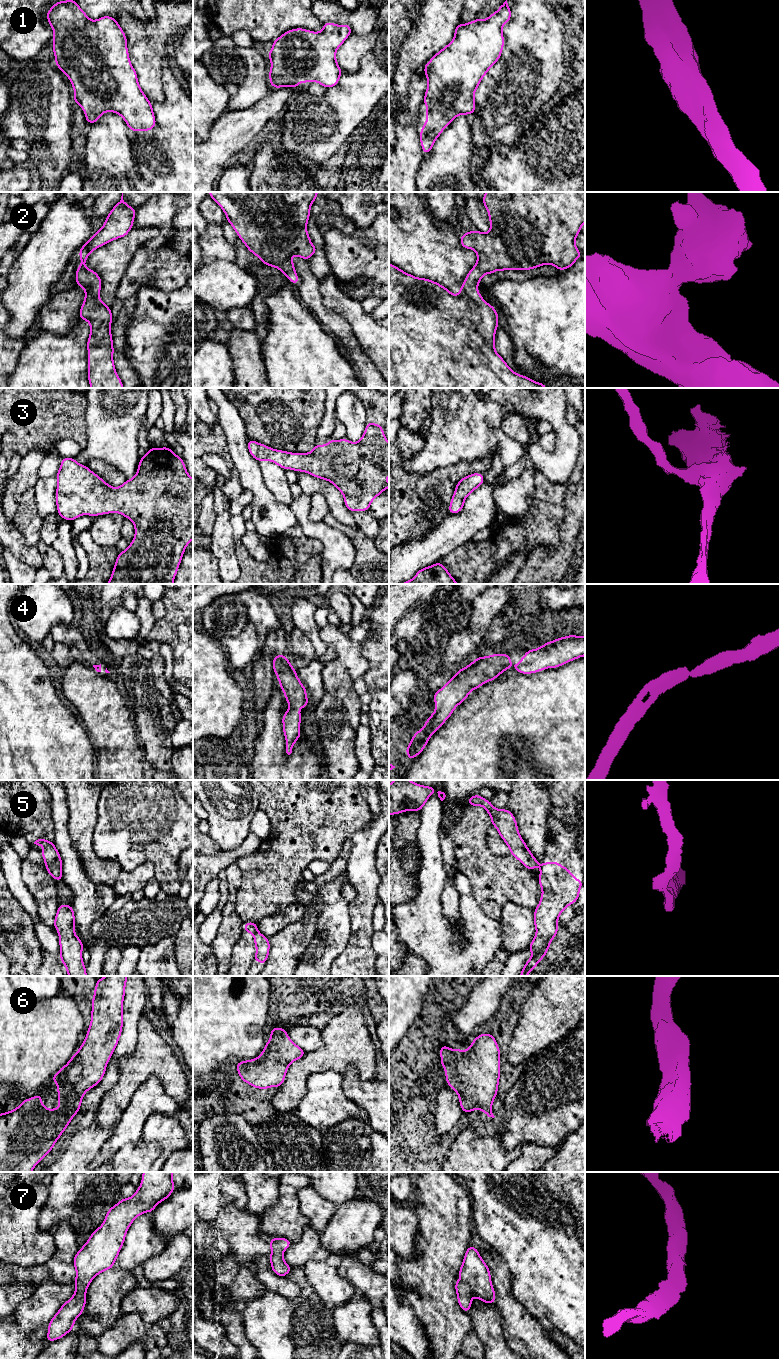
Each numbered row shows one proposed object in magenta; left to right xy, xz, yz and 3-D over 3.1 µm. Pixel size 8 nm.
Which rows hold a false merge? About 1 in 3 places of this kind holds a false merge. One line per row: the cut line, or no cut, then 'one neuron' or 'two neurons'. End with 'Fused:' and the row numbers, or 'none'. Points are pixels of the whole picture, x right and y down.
1: no cut | one neuron
2: no cut | one neuron
3: no cut | one neuron
4: no cut | one neuron
5: xz (257, 930), (253, 934) | two neurons
6: no cut | one neuron
7: no cut | one neuron
Fused: 5

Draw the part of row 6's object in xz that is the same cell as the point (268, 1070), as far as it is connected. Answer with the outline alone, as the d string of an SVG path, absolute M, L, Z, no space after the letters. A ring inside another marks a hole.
M274 1027L260 1056L236 1064L242 1081L258 1089L280 1087L289 1065L302 1058L305 1051L288 1036L287 1030Z

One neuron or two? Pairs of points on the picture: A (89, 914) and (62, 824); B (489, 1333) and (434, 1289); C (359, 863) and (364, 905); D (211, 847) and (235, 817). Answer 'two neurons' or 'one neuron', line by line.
A: one neuron
B: two neurons
C: one neuron
D: two neurons

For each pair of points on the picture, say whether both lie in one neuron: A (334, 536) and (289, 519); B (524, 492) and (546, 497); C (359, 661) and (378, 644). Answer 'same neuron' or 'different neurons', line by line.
A: different neurons
B: different neurons
C: different neurons

